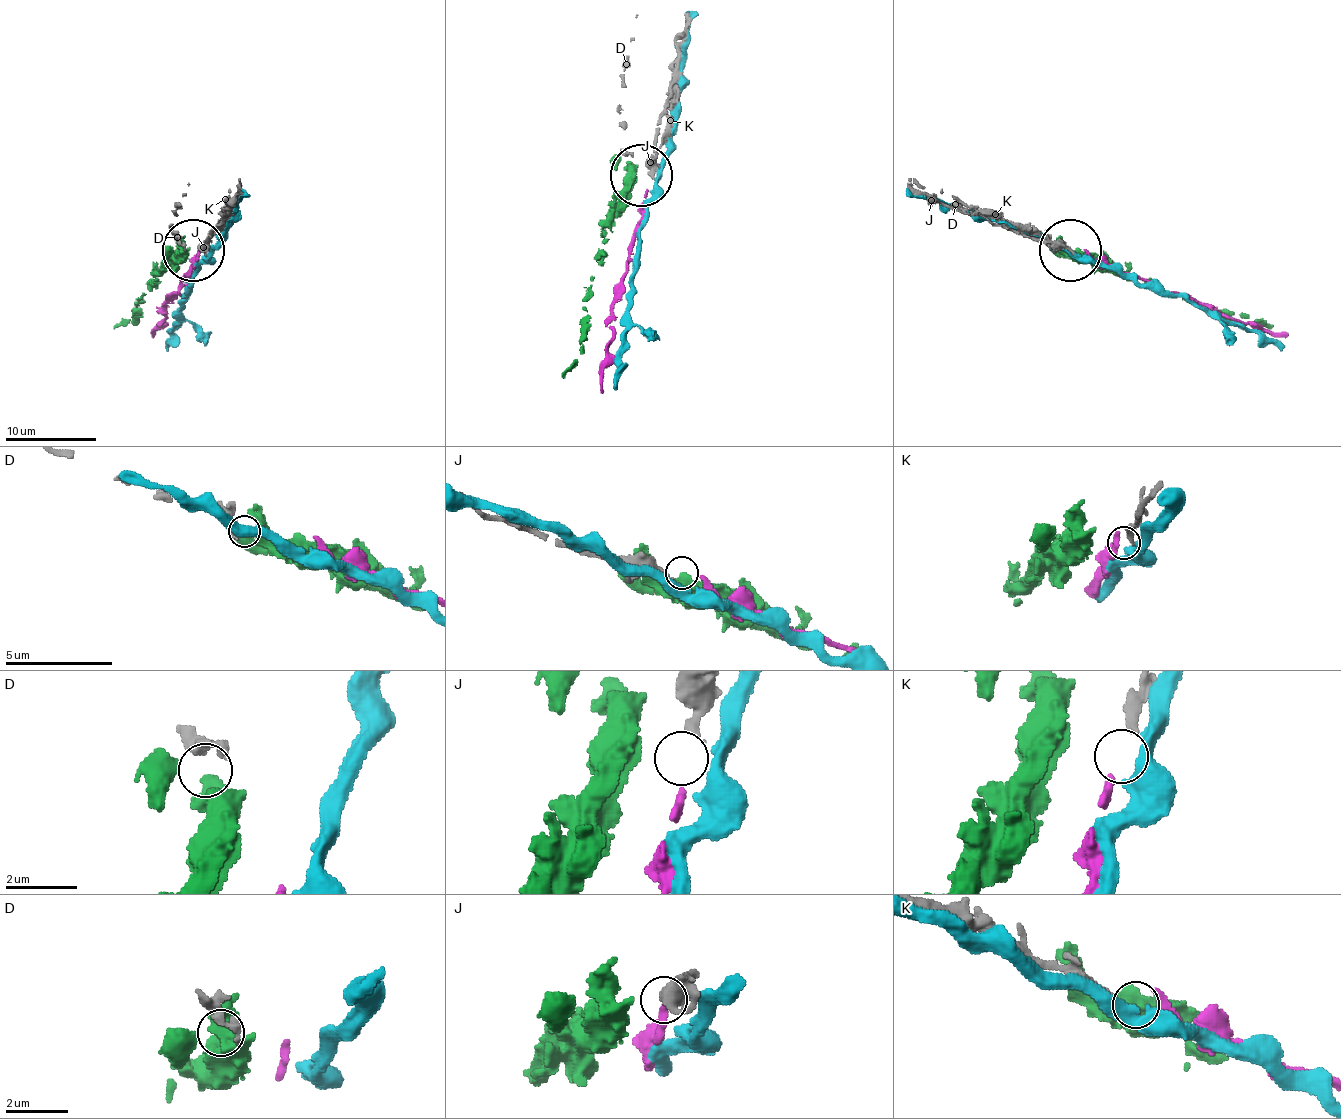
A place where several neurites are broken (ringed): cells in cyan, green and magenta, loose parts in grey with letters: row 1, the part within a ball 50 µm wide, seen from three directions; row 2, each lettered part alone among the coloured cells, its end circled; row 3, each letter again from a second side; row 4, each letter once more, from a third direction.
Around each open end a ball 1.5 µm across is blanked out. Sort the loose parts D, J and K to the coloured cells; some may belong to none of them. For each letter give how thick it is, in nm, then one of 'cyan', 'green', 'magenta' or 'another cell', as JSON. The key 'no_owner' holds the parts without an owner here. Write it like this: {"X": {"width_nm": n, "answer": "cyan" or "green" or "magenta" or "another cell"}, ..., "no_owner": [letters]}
{"D": {"width_nm": 160, "answer": "green"}, "J": {"width_nm": 300, "answer": "magenta"}, "K": {"width_nm": 280, "answer": "another cell"}, "no_owner": ["K"]}

